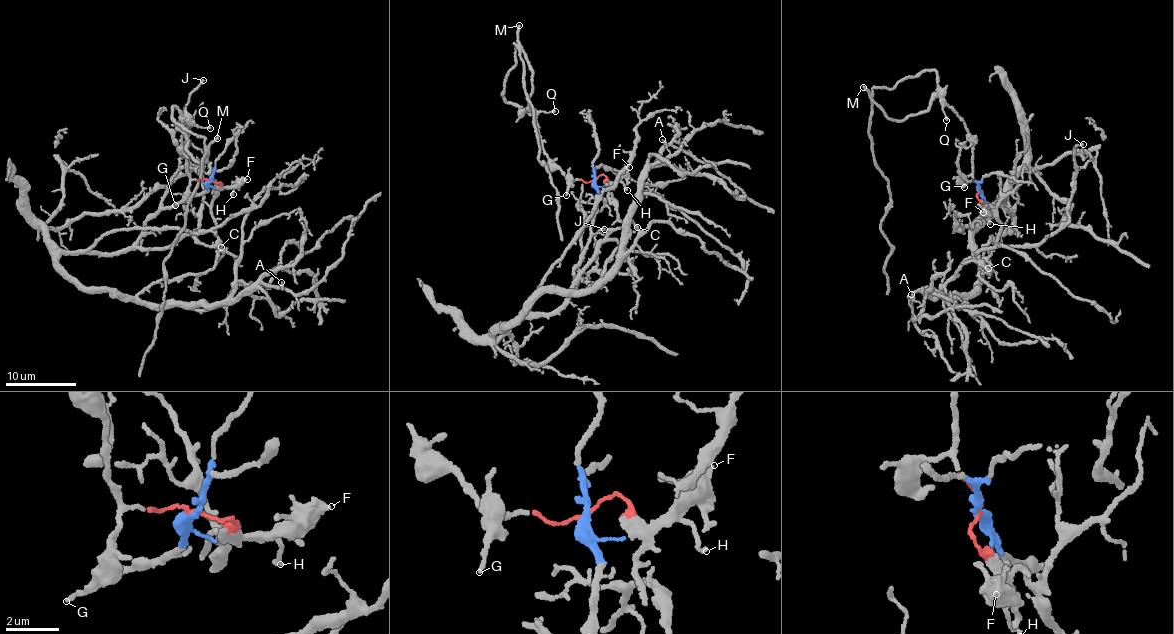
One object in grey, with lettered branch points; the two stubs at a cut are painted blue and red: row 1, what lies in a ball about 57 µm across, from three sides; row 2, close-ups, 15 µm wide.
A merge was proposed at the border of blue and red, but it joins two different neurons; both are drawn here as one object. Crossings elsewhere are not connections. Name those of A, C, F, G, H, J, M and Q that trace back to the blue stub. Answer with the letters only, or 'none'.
A, C, J

